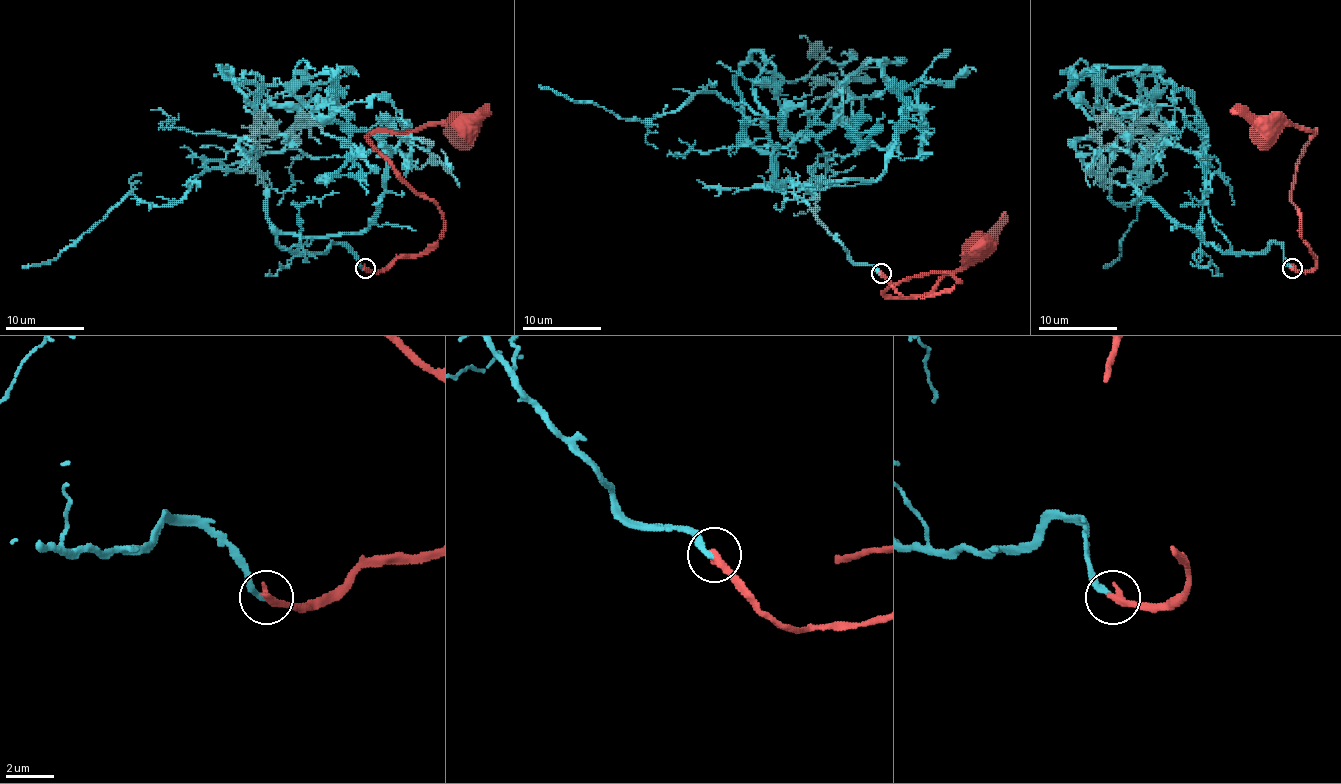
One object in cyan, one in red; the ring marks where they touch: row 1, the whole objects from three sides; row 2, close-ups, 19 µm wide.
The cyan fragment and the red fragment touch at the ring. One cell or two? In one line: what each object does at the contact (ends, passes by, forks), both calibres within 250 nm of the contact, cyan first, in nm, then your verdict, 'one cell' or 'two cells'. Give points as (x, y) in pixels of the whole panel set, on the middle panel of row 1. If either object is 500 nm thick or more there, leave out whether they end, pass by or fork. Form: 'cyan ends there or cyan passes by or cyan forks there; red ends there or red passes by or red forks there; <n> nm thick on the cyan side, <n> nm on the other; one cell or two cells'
cyan ends there; red ends there; 220 nm thick on the cyan side, 320 nm on the other; one cell

